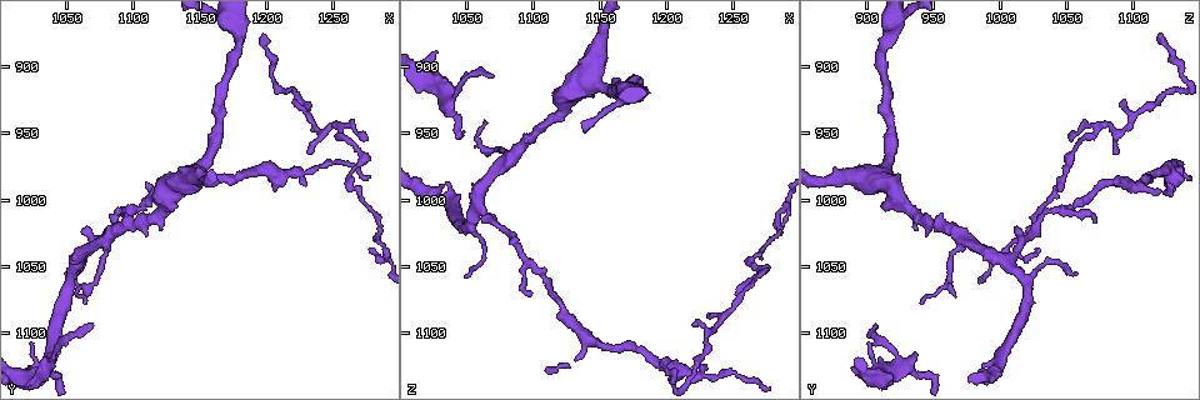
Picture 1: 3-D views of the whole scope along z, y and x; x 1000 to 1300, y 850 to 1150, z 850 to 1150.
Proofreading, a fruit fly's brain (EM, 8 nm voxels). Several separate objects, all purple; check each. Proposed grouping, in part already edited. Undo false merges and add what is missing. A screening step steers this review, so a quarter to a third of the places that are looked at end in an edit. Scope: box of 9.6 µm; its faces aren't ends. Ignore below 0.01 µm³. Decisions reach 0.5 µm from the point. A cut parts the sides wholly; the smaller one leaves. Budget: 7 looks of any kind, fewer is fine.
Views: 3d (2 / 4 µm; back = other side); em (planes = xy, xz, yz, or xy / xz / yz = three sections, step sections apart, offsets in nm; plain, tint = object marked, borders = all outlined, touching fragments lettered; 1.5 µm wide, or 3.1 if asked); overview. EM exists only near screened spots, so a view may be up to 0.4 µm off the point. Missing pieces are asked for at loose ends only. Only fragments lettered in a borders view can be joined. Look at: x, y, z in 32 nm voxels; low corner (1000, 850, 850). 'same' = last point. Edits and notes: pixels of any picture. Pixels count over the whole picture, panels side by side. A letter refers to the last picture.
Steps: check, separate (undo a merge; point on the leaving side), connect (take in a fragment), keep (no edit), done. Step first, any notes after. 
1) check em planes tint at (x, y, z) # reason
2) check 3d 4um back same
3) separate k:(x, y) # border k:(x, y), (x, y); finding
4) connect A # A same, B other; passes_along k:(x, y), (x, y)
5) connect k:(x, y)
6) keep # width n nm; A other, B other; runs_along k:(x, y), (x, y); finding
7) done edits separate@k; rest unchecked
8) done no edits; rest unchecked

check em xz step 8 borders at (1042, 1114, 934) # branch stops here

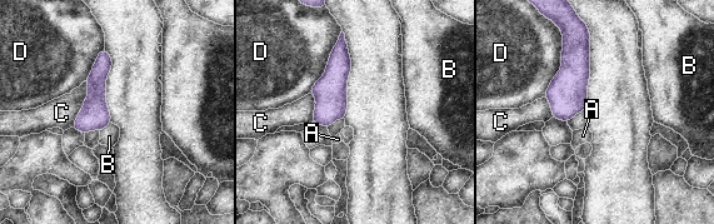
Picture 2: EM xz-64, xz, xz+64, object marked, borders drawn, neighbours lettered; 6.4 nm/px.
check em planes borders same

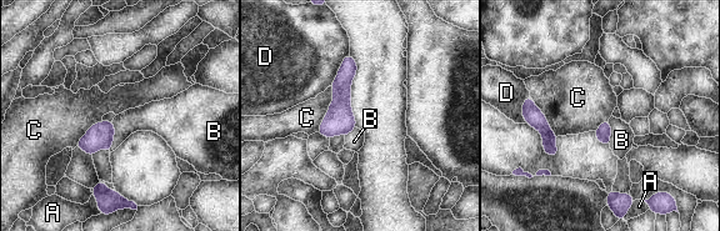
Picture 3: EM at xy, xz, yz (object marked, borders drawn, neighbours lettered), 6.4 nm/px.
keep # A other, B other, C other, D other; border 3:(331, 86), (333, 100), (316, 131); none of them fits

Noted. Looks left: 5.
check 3d 4um at (1050, 1054, 1060) # tapers out

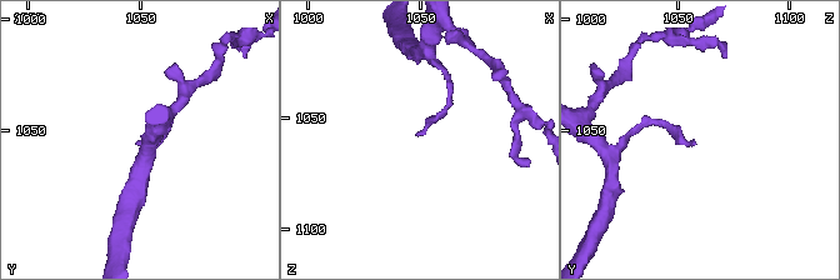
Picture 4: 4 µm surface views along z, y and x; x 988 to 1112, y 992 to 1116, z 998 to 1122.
check em planes borders at (1049, 1055, 1058)

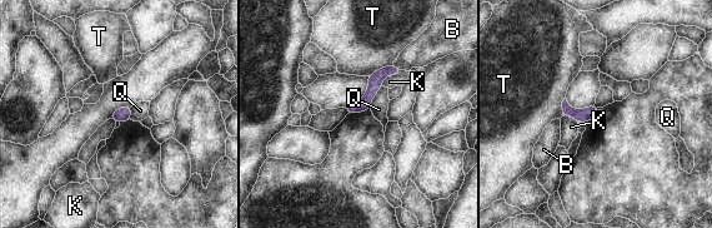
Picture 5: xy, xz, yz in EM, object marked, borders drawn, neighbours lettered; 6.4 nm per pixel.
keep # longest_contact T 180 nm; B other, K other, Q other, T other; runs_along 5:(396, 70), (386, 70), (350, 109); no lettered fragment goes on from it

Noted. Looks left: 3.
check em yz step 8 tint at (1276, 954, 1052) # thin end

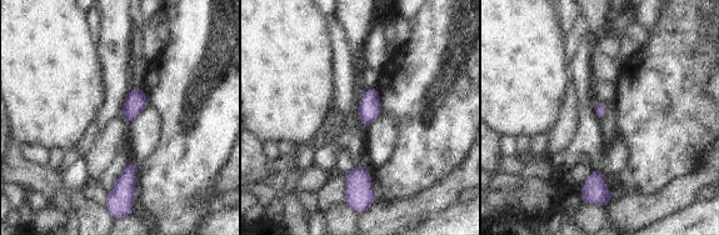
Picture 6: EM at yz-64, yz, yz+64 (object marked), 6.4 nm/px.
check em planes tint same # another direction

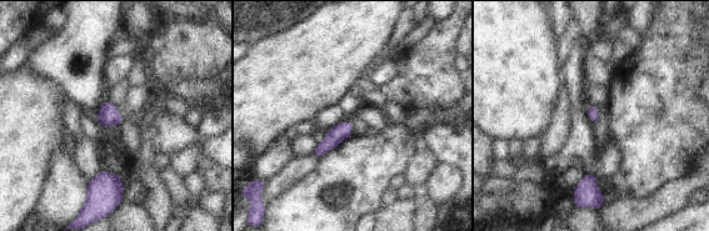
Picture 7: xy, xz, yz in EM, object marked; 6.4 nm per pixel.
check em planes borders same

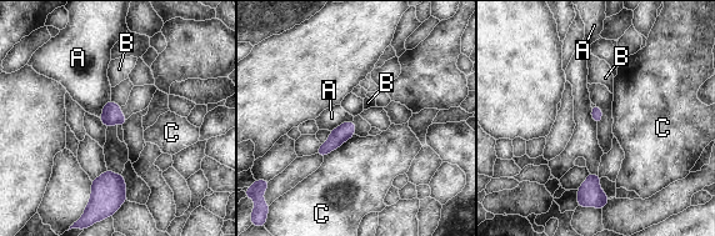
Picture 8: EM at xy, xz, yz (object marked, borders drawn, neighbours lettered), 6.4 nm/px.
keep # A other, B other, C other; border 8:(353, 119), (339, 124), (330, 131); none of them fits

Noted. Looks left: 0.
done no edits; rest unchecked

